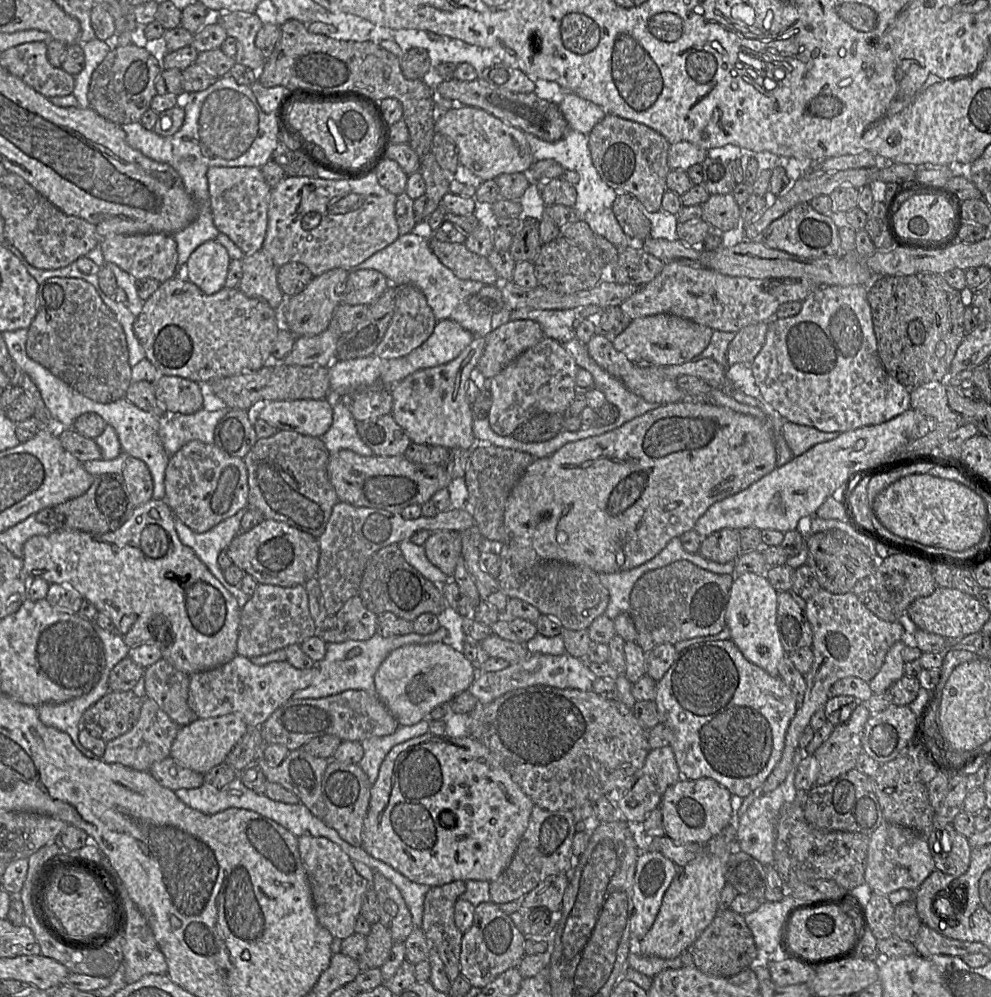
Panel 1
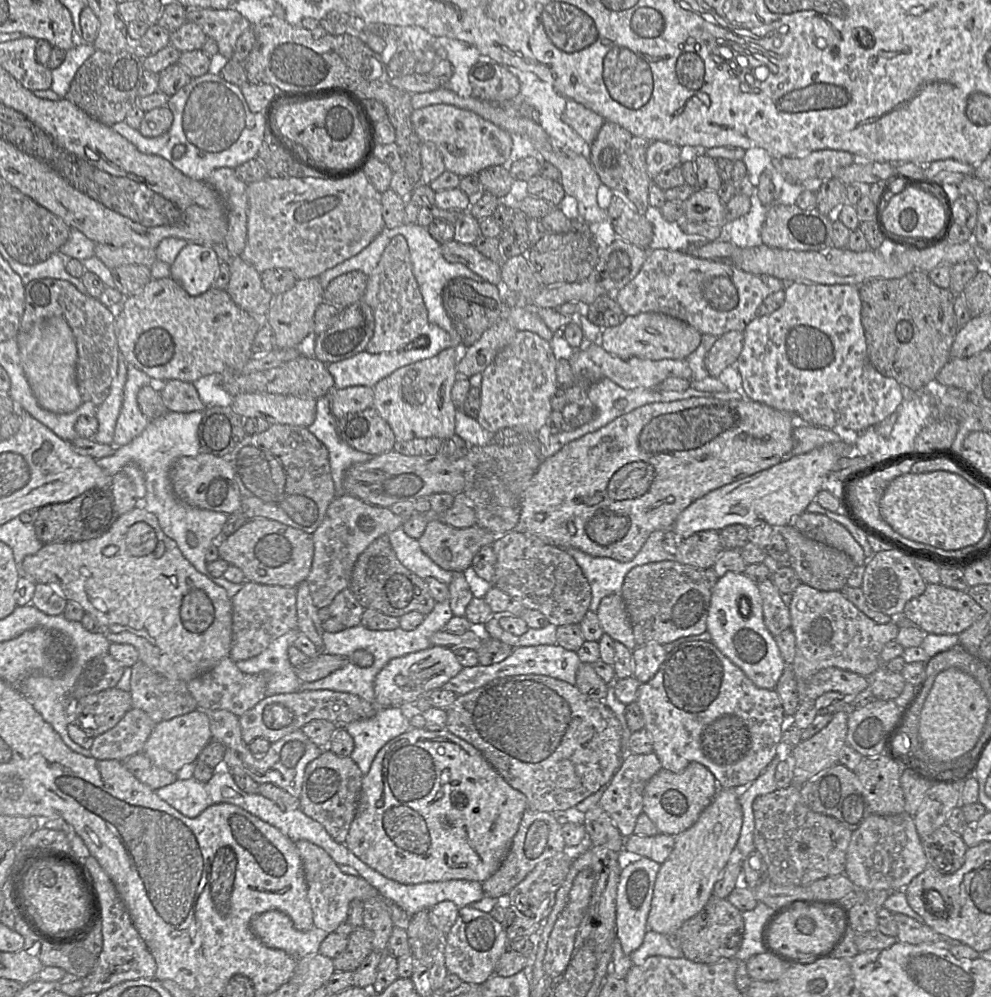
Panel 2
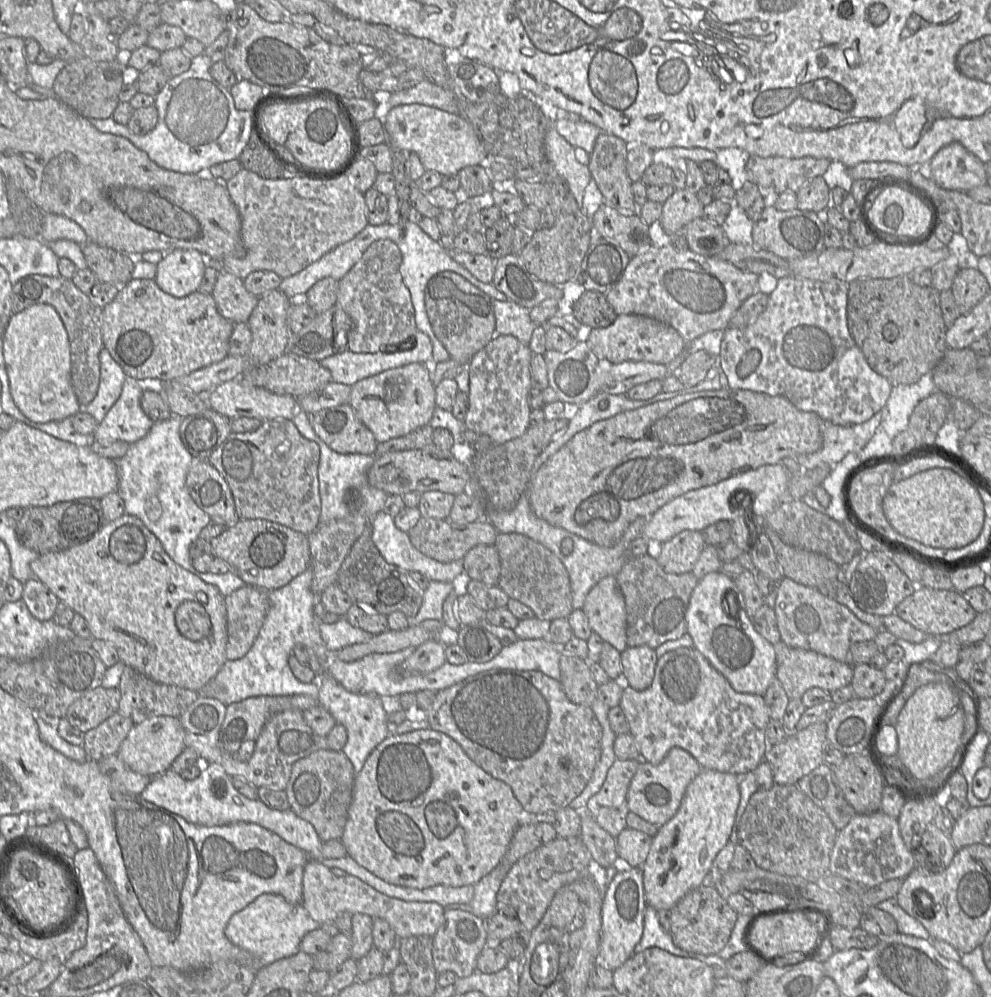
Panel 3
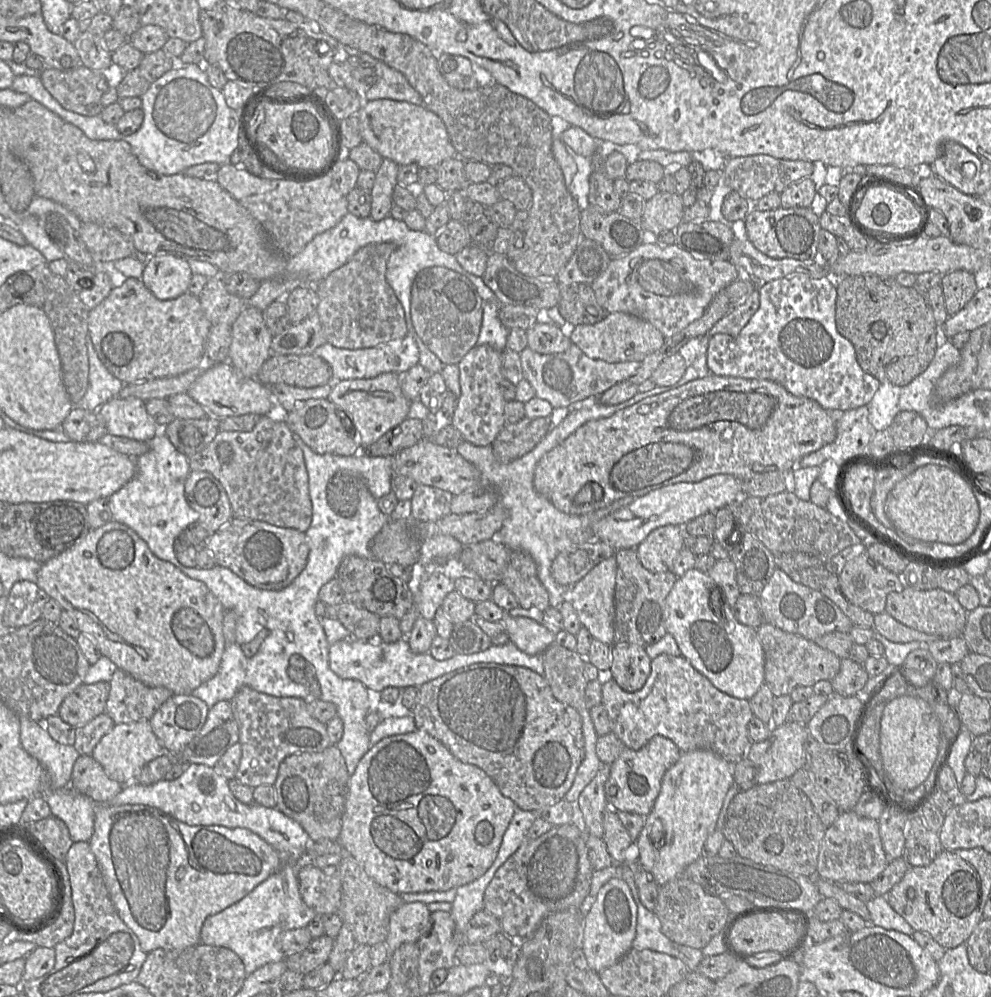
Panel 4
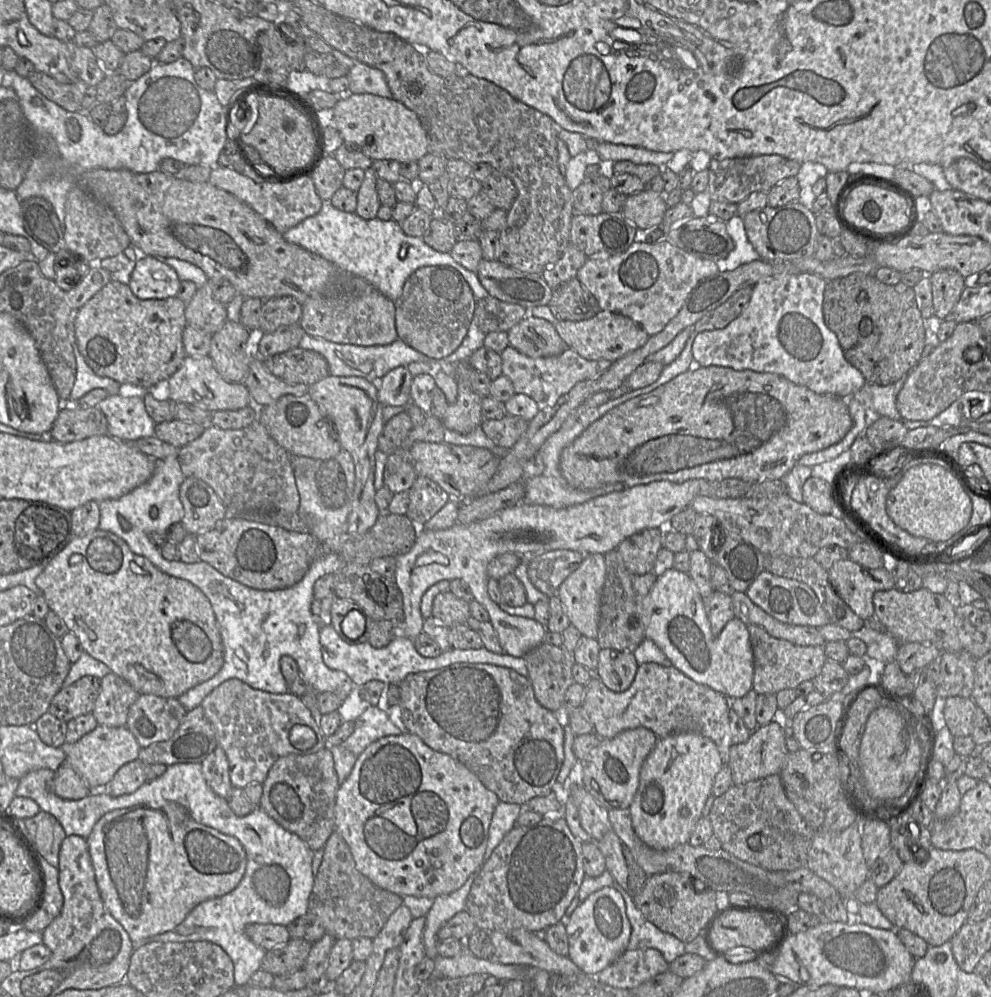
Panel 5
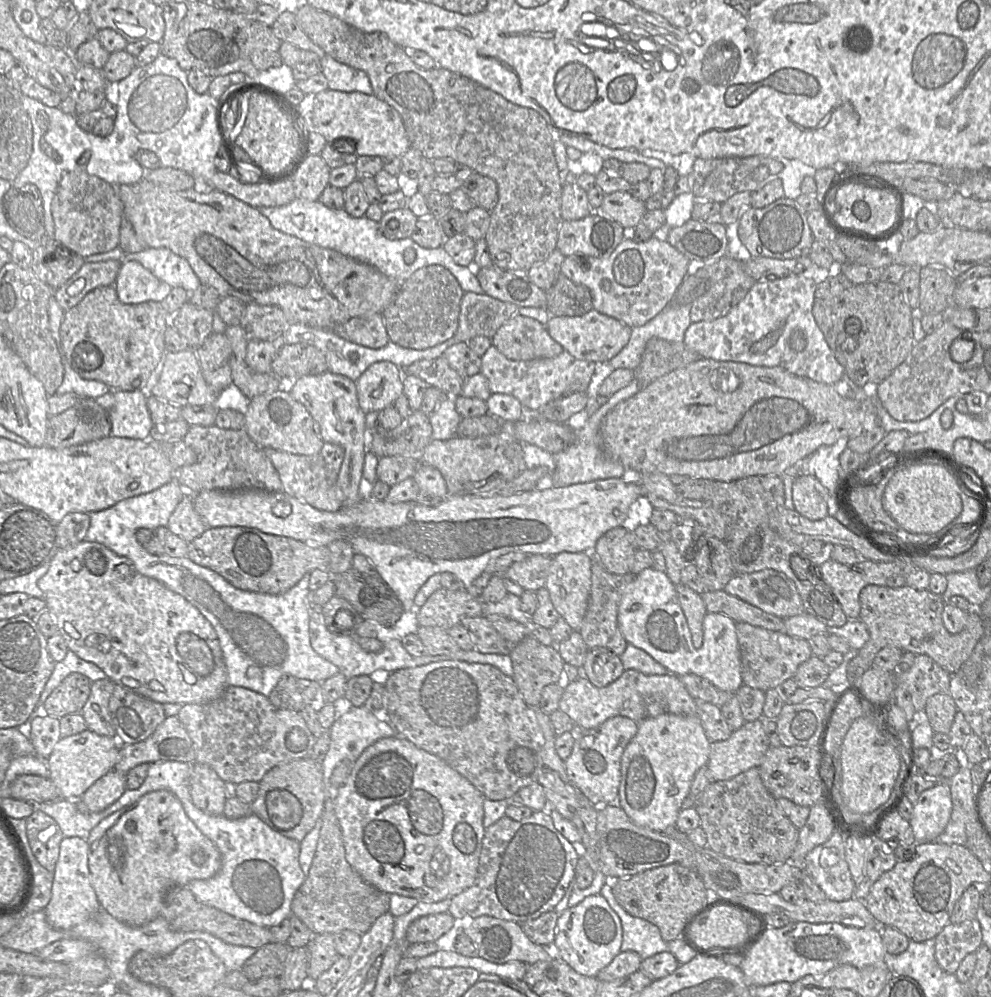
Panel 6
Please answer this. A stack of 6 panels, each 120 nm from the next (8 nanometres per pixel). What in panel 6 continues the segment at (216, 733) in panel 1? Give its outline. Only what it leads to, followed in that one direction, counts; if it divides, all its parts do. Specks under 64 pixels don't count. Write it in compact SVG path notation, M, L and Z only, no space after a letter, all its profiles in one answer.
M86 729L78 734L61 737L46 760L49 778L58 787L61 799L78 799L94 782L115 766L121 744L116 737L99 735Z

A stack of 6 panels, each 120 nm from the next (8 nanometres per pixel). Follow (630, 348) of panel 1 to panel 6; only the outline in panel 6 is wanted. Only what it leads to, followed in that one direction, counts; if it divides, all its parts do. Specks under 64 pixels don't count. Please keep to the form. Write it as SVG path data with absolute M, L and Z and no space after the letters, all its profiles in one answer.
M595 310L574 317L551 316L546 328L565 351L579 360L589 362L608 363L628 344L631 337L629 326Z

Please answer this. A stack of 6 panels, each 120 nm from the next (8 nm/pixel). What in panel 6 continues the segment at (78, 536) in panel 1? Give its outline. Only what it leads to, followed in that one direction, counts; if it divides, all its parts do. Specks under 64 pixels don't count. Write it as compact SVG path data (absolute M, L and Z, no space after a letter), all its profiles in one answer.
M83 540L74 546L58 550L50 561L47 572L38 580L37 585L44 593L45 610L49 611L55 619L59 634L64 638L69 650L81 659L92 662L102 669L106 673L107 678L114 684L161 704L180 703L184 705L203 704L214 701L222 696L228 688L227 668L220 641L211 623L184 597L170 590L156 579L140 574L131 559L117 555L101 543Z

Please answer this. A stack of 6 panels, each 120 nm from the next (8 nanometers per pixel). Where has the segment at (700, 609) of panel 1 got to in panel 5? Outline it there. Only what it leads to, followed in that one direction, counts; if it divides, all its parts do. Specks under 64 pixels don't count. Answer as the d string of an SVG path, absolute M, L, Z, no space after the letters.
M616 549L604 554L606 579L601 594L600 618L596 641L601 649L629 651L646 639L642 621L642 603L657 580L653 573L636 575L627 570Z

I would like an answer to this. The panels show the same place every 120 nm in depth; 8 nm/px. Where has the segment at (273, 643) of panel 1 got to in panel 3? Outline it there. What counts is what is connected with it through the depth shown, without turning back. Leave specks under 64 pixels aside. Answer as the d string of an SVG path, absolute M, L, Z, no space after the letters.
M246 584L225 597L226 660L240 659L252 647L269 608L267 591Z

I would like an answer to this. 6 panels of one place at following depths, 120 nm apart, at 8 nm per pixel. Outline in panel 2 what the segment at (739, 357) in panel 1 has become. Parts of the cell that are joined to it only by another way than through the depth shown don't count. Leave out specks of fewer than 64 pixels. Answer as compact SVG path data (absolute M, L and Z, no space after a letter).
M730 331L717 337L704 359L710 377L718 377L726 367L736 363L743 342L744 335L741 331Z

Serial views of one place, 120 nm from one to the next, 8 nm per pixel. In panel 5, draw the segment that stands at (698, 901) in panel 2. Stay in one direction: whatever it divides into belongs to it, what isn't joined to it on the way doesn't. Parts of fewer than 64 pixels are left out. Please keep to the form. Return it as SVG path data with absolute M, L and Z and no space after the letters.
M684 732L659 738L642 764L638 789L628 808L637 837L647 846L658 850L688 843L695 825L702 816L714 778L723 765L715 743L700 734Z

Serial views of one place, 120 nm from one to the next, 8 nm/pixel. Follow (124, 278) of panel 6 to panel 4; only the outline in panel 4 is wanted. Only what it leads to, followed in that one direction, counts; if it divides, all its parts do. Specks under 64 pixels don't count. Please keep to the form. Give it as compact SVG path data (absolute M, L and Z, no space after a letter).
M175 254L152 256L141 280L160 300L170 300L186 293L193 273L188 260Z

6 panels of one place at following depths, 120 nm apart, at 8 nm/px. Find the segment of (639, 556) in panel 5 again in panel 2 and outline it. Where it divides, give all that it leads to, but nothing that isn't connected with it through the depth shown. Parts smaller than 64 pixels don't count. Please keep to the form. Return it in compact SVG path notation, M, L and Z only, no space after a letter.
M699 531L682 539L677 546L674 561L699 569L710 569L724 549L719 531Z

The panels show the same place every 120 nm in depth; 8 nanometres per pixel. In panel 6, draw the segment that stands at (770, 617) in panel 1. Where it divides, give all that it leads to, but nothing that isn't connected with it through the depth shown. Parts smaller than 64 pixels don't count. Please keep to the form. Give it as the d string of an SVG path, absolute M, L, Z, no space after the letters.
M647 568L634 576L619 603L618 625L629 644L648 653L670 673L695 674L731 693L743 685L736 622L721 613L707 612L701 641L694 640L678 602L675 585L665 572Z

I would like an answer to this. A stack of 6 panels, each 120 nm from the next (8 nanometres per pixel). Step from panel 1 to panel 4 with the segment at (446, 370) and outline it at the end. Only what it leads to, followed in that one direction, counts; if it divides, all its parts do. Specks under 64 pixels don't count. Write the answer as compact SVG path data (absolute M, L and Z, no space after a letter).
M383 373L370 379L354 379L333 382L332 390L327 399L340 411L340 419L344 428L348 432L351 432L351 429L355 428L355 433L359 437L361 452L365 452L369 446L377 442L386 432L398 426L408 418L411 403L403 395L398 380L398 374L396 373Z

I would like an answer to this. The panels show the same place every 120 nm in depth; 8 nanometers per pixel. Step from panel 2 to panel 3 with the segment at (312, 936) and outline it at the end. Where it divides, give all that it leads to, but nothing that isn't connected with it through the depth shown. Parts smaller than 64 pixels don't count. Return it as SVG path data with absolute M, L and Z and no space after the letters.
M264 893L229 919L224 933L236 946L250 952L263 965L294 956L300 952L300 942L308 932L320 929L301 904L291 904L282 896Z

